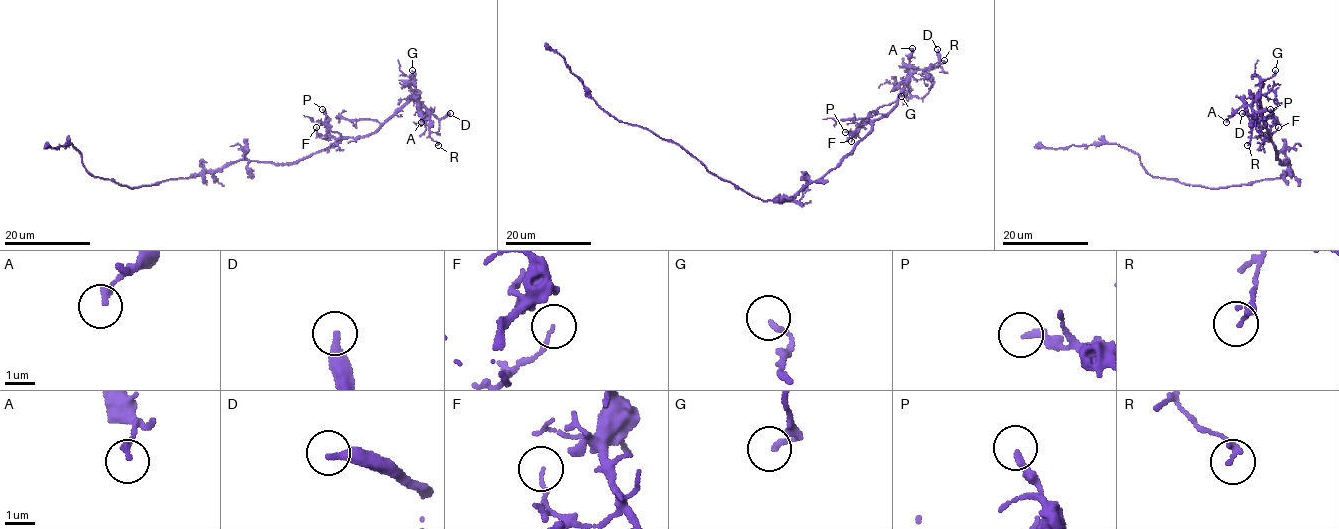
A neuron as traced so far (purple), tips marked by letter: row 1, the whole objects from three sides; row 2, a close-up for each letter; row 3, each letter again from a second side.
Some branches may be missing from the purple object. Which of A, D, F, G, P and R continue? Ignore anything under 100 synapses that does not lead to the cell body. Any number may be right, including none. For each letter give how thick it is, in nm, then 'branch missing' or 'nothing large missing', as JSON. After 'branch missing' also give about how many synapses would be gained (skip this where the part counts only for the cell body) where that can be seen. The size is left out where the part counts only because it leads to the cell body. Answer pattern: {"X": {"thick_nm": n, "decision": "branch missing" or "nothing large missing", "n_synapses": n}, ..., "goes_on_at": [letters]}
{"A": {"thick_nm": 200, "decision": "nothing large missing"}, "D": {"thick_nm": 280, "decision": "branch missing"}, "F": {"thick_nm": 70, "decision": "nothing large missing"}, "G": {"thick_nm": 160, "decision": "nothing large missing"}, "P": {"thick_nm": 200, "decision": "nothing large missing"}, "R": {"thick_nm": 200, "decision": "nothing large missing"}, "goes_on_at": ["D"]}

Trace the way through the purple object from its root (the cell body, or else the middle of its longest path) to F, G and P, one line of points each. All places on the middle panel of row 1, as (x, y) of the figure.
F: (772, 200), (793, 199), (806, 185), (821, 179), (851, 153), (868, 134), (871, 124), (859, 129), (851, 141)
G: (772, 200), (793, 199), (851, 153), (876, 120), (893, 110), (908, 81), (903, 83), (906, 94), (901, 96)
P: (772, 200), (793, 199), (806, 185), (818, 181), (851, 153), (872, 126), (866, 122), (855, 134), (845, 132)

